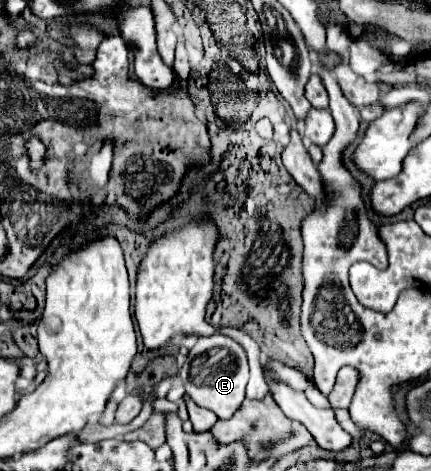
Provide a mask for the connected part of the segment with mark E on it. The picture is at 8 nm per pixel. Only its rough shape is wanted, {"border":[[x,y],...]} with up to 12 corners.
{"border":[[199,338],[181,370],[197,406],[229,418],[245,400],[245,350],[231,338]]}

